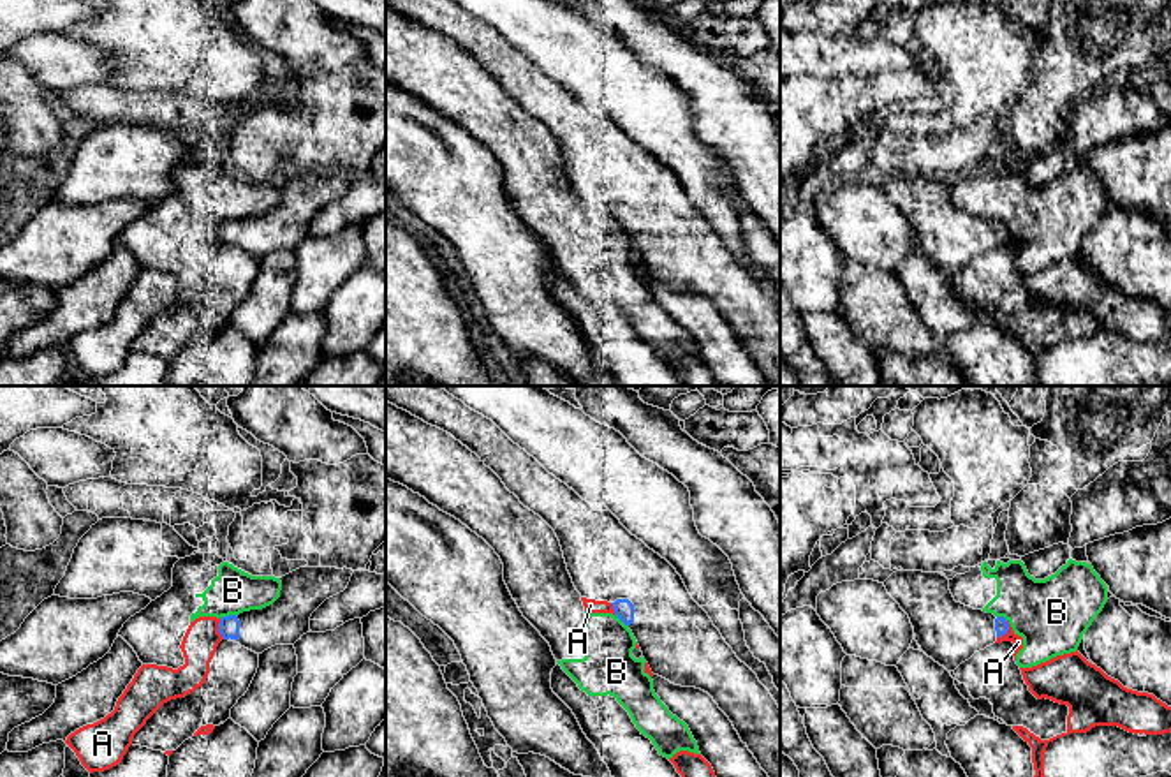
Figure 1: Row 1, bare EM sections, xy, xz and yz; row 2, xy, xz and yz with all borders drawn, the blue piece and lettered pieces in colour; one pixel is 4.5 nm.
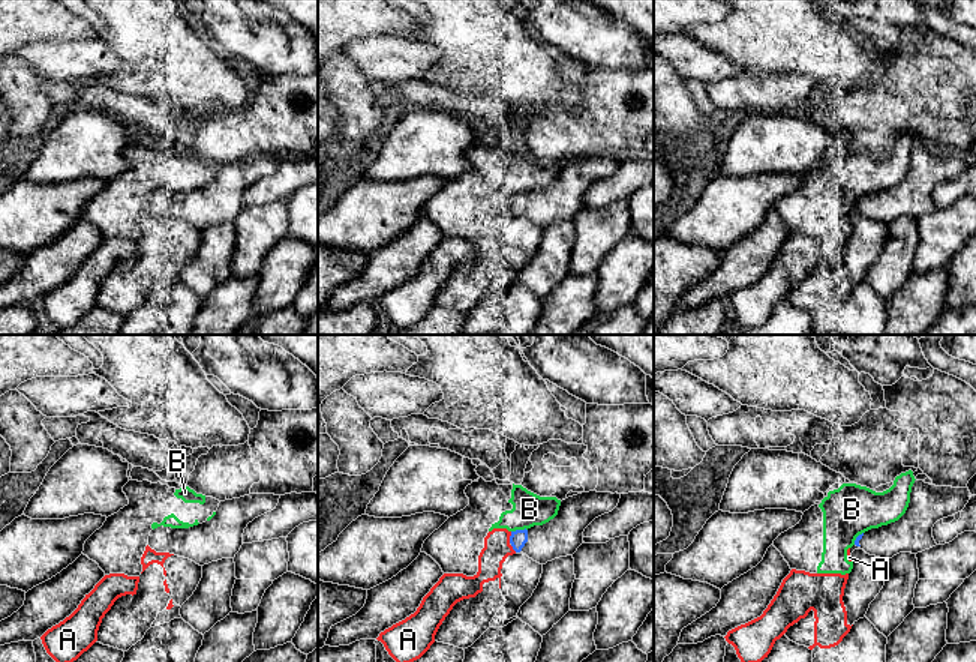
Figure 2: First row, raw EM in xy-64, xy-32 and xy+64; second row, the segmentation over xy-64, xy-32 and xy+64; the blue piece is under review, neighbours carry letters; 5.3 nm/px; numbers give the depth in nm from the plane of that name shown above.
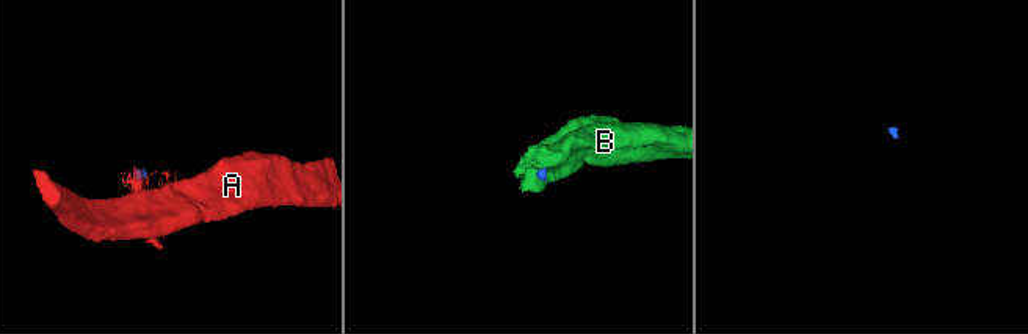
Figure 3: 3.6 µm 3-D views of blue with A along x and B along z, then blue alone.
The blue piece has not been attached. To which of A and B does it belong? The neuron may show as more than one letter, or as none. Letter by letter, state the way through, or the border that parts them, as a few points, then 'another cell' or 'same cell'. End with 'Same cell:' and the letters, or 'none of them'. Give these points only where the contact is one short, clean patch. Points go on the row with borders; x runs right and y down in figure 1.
A: another cell
B: another cell
Same cell: none of them

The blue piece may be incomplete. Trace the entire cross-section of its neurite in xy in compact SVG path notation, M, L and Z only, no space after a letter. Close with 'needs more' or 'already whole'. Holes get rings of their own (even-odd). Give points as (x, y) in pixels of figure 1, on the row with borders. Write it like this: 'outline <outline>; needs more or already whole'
outline M299 567L280 578L280 597L273 604L222 617L218 633L255 654L275 645L294 645L310 633L312 613L326 599L343 592L352 573L347 567Z; needs more

